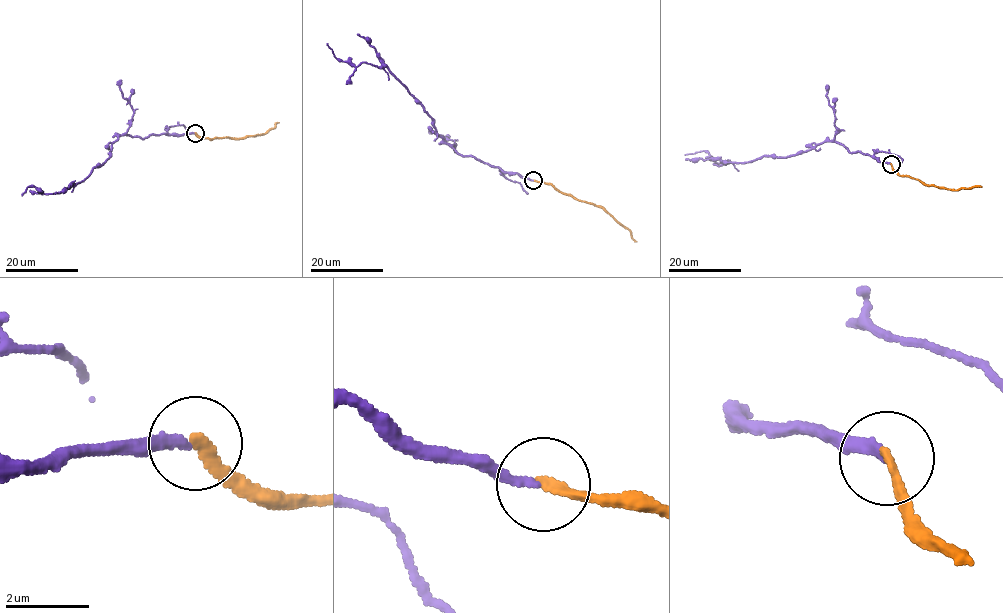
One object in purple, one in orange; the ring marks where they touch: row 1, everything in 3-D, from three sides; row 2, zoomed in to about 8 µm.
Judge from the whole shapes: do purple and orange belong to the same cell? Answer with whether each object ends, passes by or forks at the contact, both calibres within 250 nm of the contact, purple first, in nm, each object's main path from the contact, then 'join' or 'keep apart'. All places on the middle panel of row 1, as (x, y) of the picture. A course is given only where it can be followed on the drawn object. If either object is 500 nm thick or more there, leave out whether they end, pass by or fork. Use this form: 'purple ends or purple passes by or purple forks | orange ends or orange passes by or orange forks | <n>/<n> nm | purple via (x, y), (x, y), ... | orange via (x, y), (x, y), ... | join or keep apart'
purple ends | orange ends | 220/240 nm | purple via (533, 180), (462, 156), (436, 133), (424, 106), (385, 67), (351, 66), (339, 61), (327, 43) | orange via (533, 180), (551, 183), (563, 193), (602, 207), (629, 231), (636, 241) | keep apart

